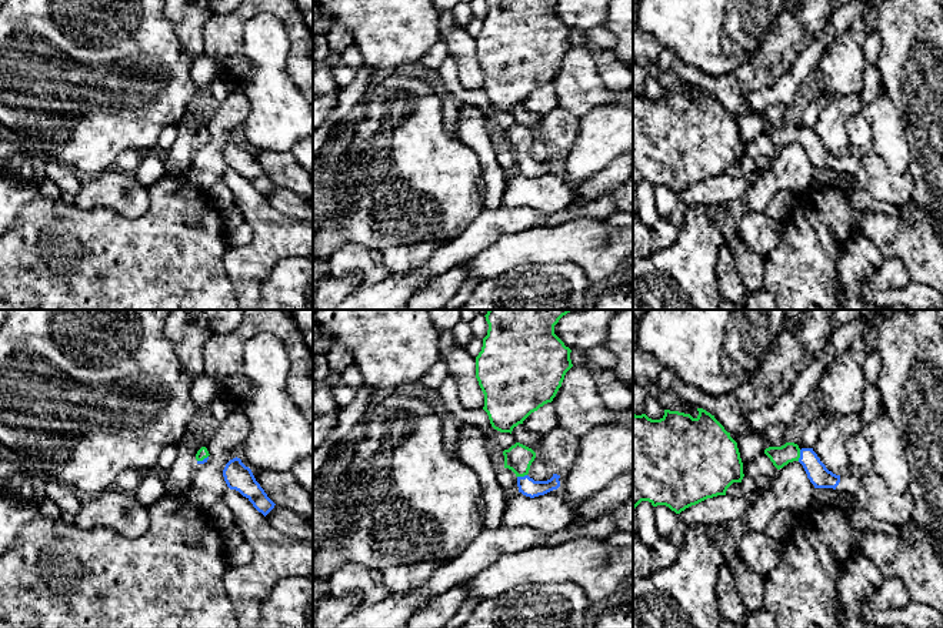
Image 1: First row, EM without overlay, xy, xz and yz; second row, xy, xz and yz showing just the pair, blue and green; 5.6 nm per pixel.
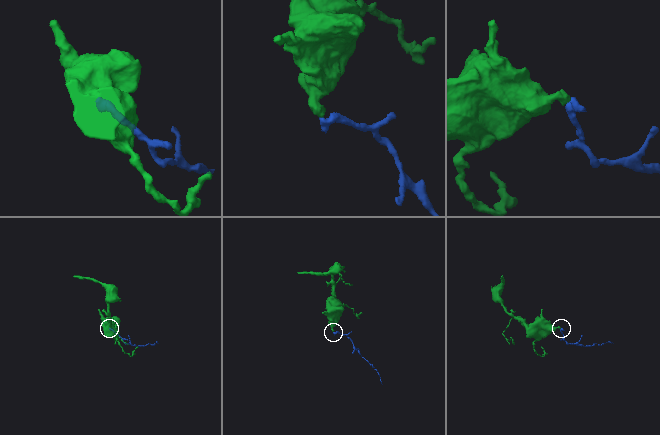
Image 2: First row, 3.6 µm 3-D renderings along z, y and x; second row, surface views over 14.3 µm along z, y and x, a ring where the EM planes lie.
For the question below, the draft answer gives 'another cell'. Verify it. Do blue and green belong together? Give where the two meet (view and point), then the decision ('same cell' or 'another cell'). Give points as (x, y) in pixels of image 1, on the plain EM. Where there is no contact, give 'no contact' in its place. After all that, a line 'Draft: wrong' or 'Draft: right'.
contact yz (800, 136); same cell
Draft: wrong

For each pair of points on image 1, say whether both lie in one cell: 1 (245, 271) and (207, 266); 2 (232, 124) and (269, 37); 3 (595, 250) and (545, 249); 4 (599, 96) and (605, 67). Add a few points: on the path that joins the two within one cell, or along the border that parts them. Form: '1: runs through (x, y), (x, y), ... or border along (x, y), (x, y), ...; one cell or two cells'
1: border along (227, 246), (223, 254), (223, 269), (235, 294); two cells
2: border along (239, 89), (249, 103), (249, 116), (240, 127); two cells
3: runs through (582, 249), (557, 249); one cell
4: border along (590, 49), (599, 80), (607, 89), (617, 93); two cells

